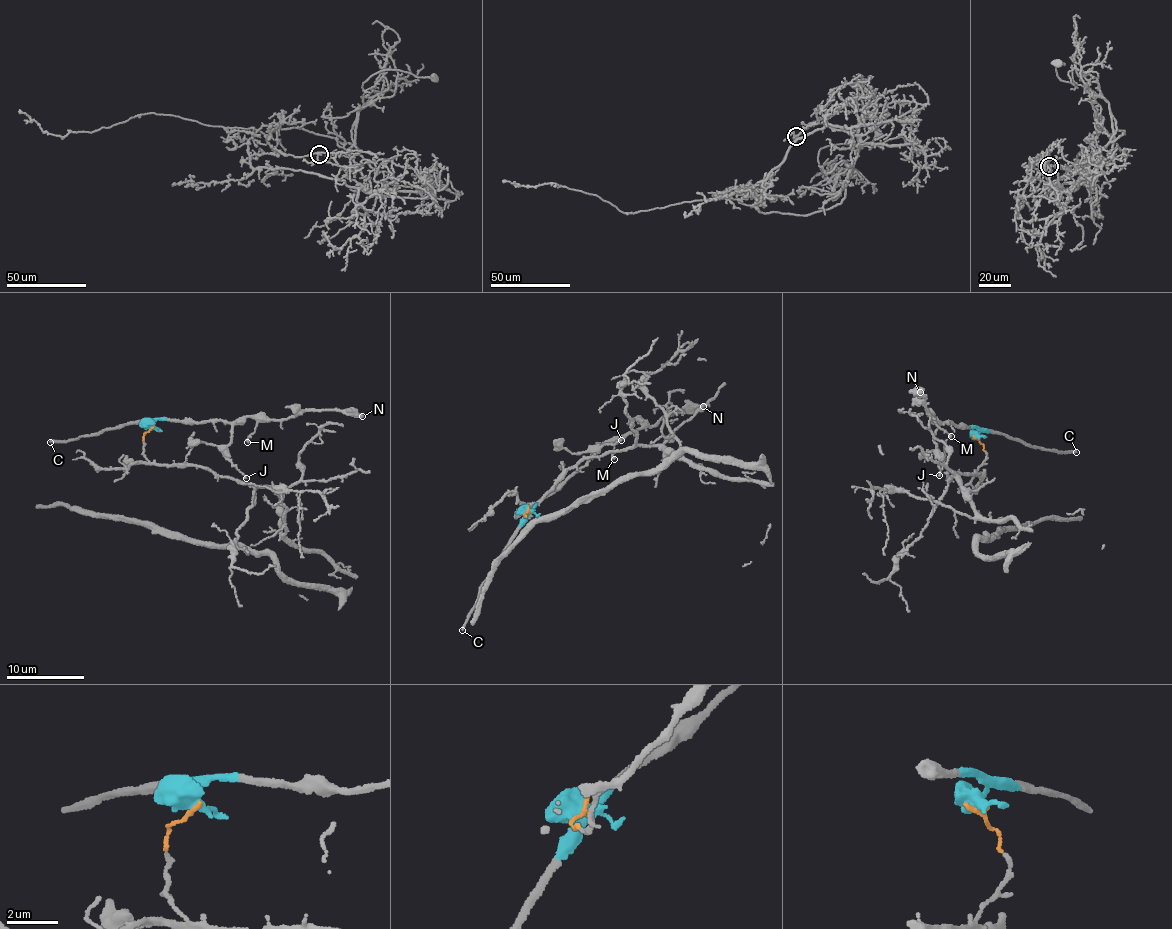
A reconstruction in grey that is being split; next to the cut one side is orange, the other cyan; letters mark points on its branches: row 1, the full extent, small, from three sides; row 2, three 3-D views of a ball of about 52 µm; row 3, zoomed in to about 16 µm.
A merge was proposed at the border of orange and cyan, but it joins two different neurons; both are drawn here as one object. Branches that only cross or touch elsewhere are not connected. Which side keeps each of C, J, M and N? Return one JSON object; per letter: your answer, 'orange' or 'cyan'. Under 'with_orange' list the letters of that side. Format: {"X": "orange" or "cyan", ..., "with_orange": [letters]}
{"C": "cyan", "J": "cyan", "M": "cyan", "N": "cyan", "with_orange": []}

